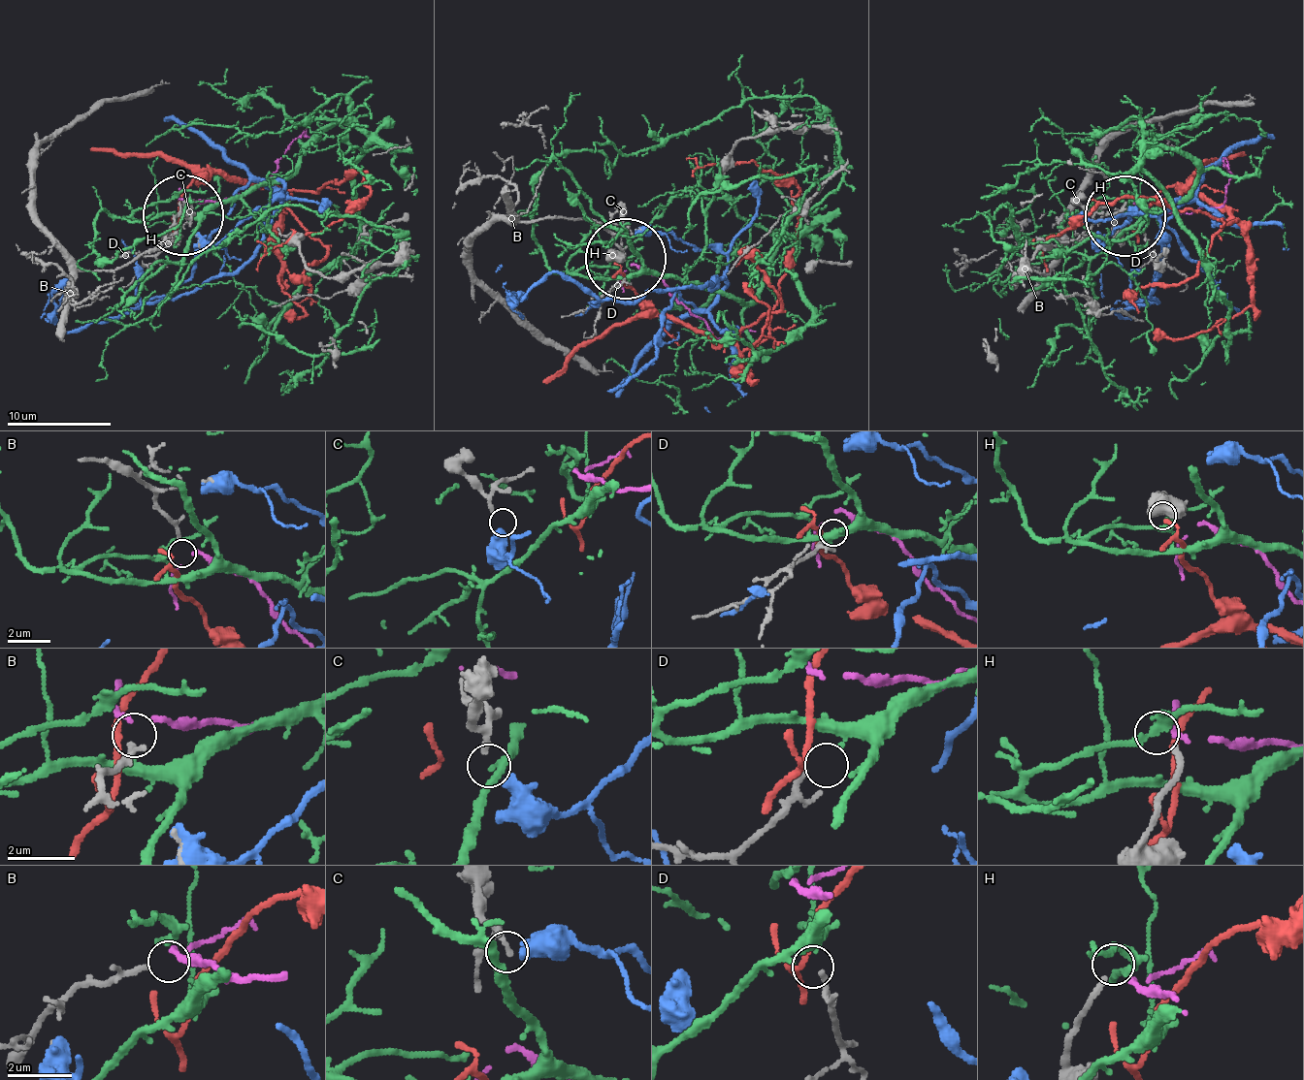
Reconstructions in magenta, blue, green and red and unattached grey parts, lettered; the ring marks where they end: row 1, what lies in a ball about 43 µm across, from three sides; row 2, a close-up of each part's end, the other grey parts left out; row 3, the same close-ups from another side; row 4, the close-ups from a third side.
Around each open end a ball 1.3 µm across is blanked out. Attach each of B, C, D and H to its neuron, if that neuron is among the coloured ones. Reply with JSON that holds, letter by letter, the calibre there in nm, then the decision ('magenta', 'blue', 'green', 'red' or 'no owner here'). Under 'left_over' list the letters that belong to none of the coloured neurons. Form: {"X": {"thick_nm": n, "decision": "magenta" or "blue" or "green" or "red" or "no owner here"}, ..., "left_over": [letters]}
{"B": {"thick_nm": 120, "decision": "magenta"}, "C": {"thick_nm": 140, "decision": "blue"}, "D": {"thick_nm": 130, "decision": "green"}, "H": {"thick_nm": 190, "decision": "no owner here"}, "left_over": ["H"]}

